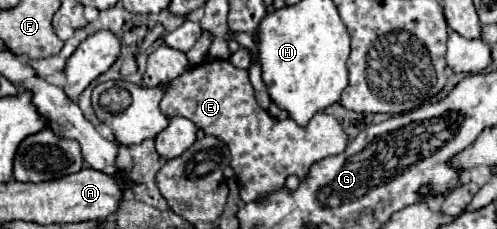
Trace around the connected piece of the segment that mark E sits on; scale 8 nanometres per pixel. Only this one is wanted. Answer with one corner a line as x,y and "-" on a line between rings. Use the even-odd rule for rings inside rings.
222,59
186,69
172,81
160,107
164,115
182,115
194,121
206,135
216,135
230,147
230,167
240,179
240,199
246,203
266,197
276,189
284,189
288,175
306,179
314,163
342,153
348,145
348,135
342,125
324,111
316,113
304,127
296,125
292,119
276,121
270,117
254,99
248,71
236,69
230,61

